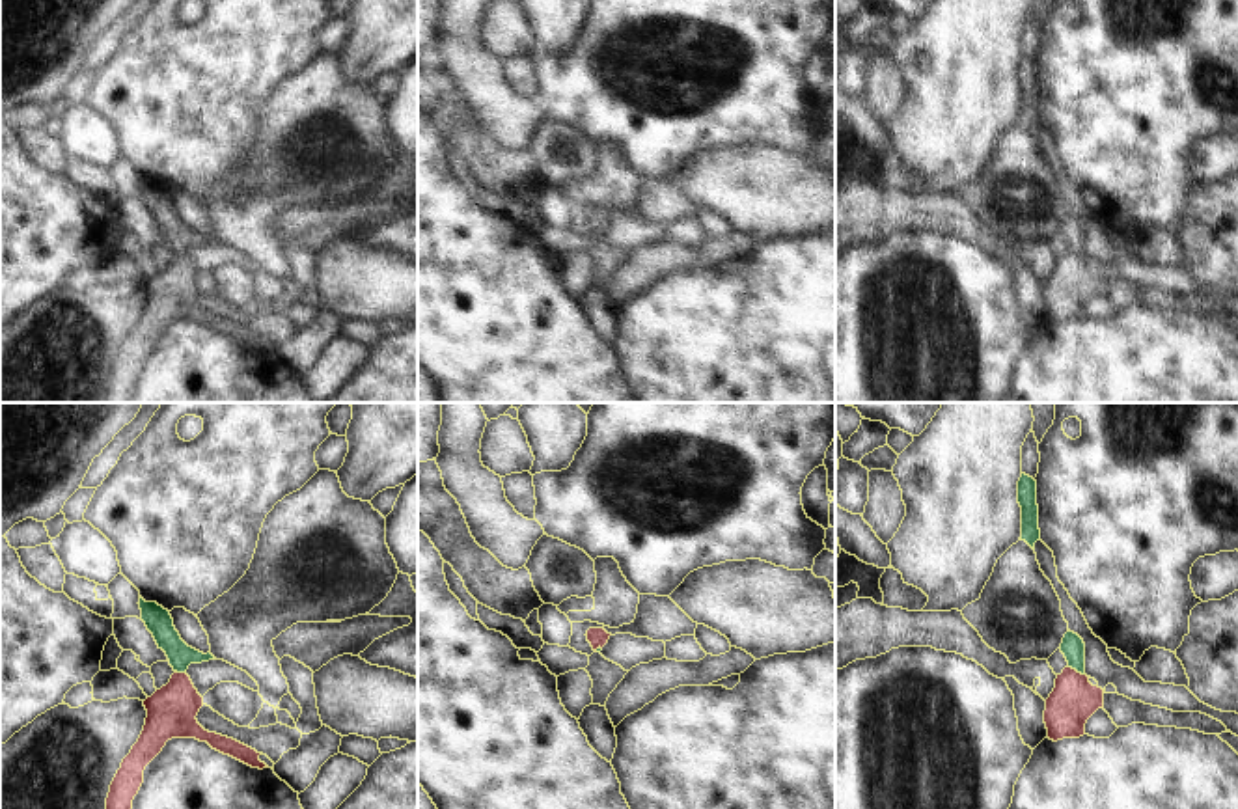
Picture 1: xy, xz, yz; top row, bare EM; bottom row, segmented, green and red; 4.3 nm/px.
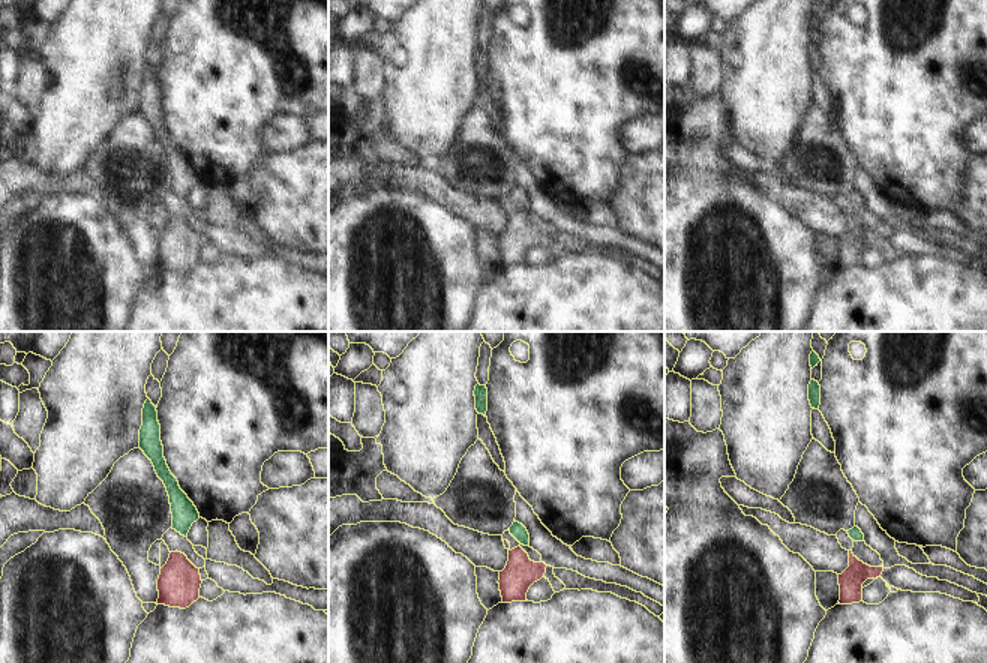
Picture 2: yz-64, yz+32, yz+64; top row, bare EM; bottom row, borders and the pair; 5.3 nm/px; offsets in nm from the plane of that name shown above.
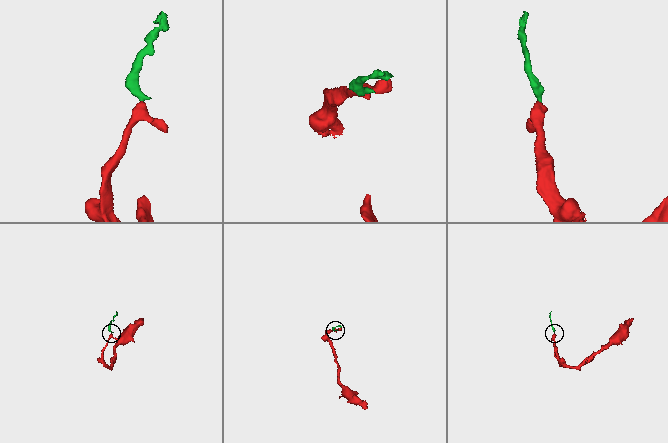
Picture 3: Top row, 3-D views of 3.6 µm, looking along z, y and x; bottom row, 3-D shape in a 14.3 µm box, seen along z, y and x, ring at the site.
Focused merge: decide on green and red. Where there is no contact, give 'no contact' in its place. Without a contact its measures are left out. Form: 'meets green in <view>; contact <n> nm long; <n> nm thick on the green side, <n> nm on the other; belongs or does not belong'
meets green in yz; contact 80 nm long; 100 nm thick on the green side, 200 nm on the other; belongs

